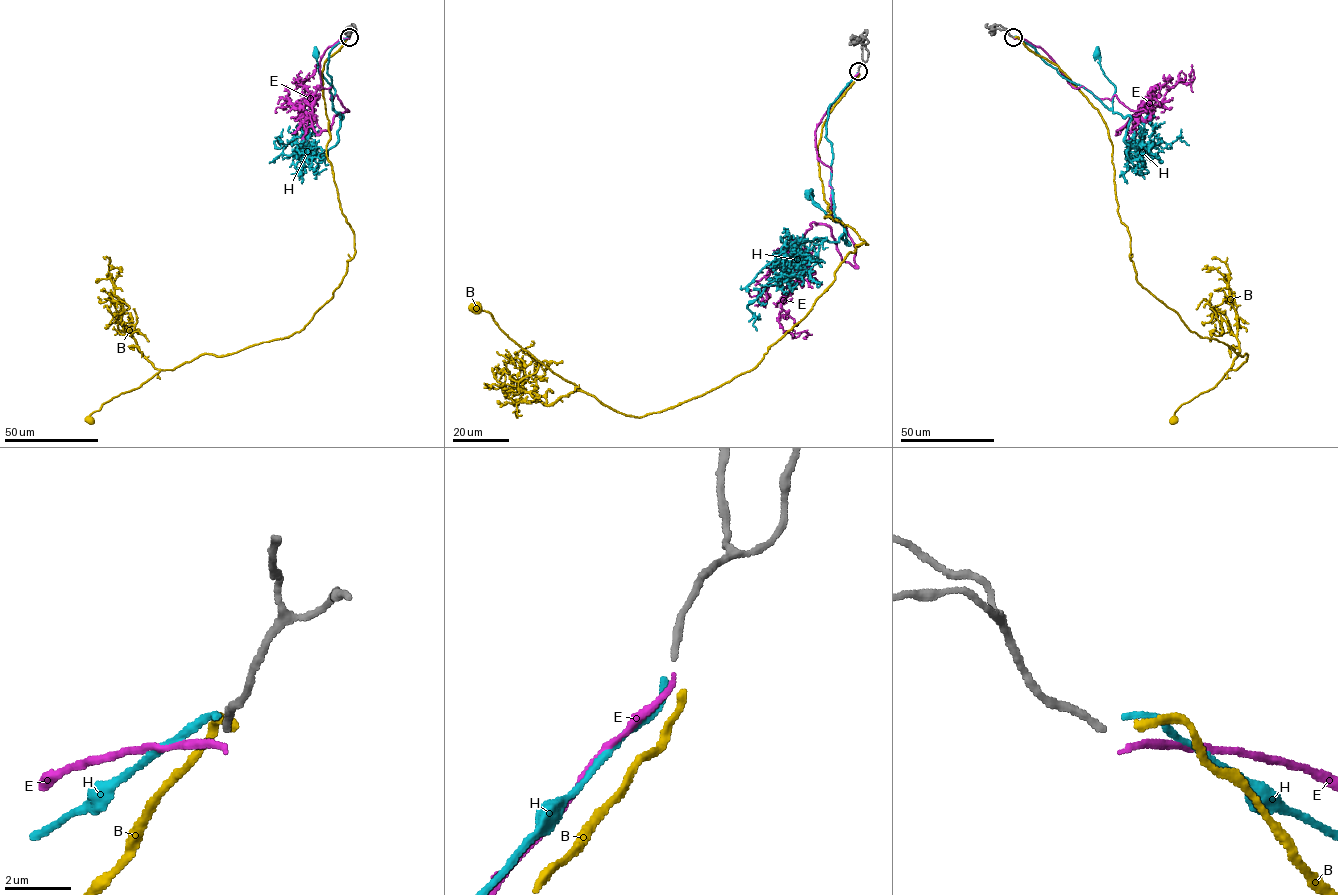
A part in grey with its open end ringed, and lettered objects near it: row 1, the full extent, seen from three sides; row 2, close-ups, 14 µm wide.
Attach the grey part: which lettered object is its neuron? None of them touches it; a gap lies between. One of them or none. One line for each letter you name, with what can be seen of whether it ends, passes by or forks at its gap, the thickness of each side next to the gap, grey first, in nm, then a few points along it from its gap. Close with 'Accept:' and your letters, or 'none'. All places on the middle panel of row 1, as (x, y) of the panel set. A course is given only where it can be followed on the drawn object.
B: it ends; calibres 200 and 220 nm; course (859, 73), (817, 152), (824, 217), (867, 244), (751, 370), (626, 416), (476, 307)
Accept: B

